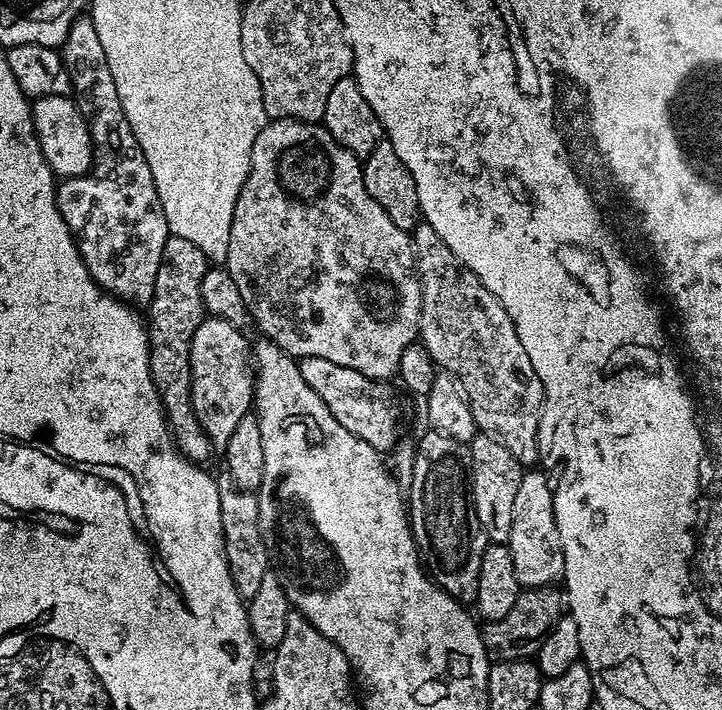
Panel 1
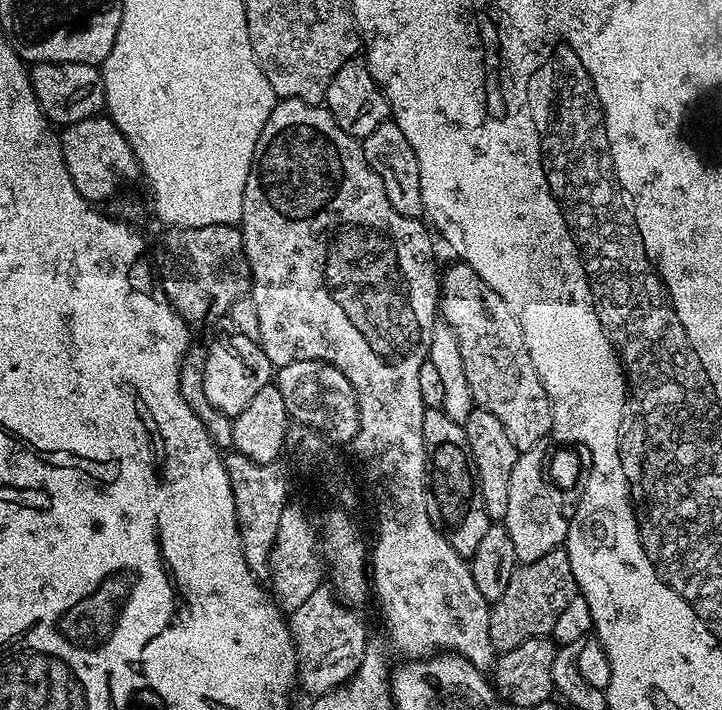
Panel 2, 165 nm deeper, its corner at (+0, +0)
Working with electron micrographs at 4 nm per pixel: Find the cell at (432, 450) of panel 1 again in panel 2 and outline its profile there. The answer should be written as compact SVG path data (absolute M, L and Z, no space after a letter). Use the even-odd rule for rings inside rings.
M425 408L422 418L422 438L424 439L424 471L426 473L426 510L430 514L430 522L450 542L458 555L471 558L474 550L482 542L490 523L486 514L486 506L482 502L482 494L478 486L476 468L472 465L470 446L466 442L464 425L454 422L447 416L443 408Z

